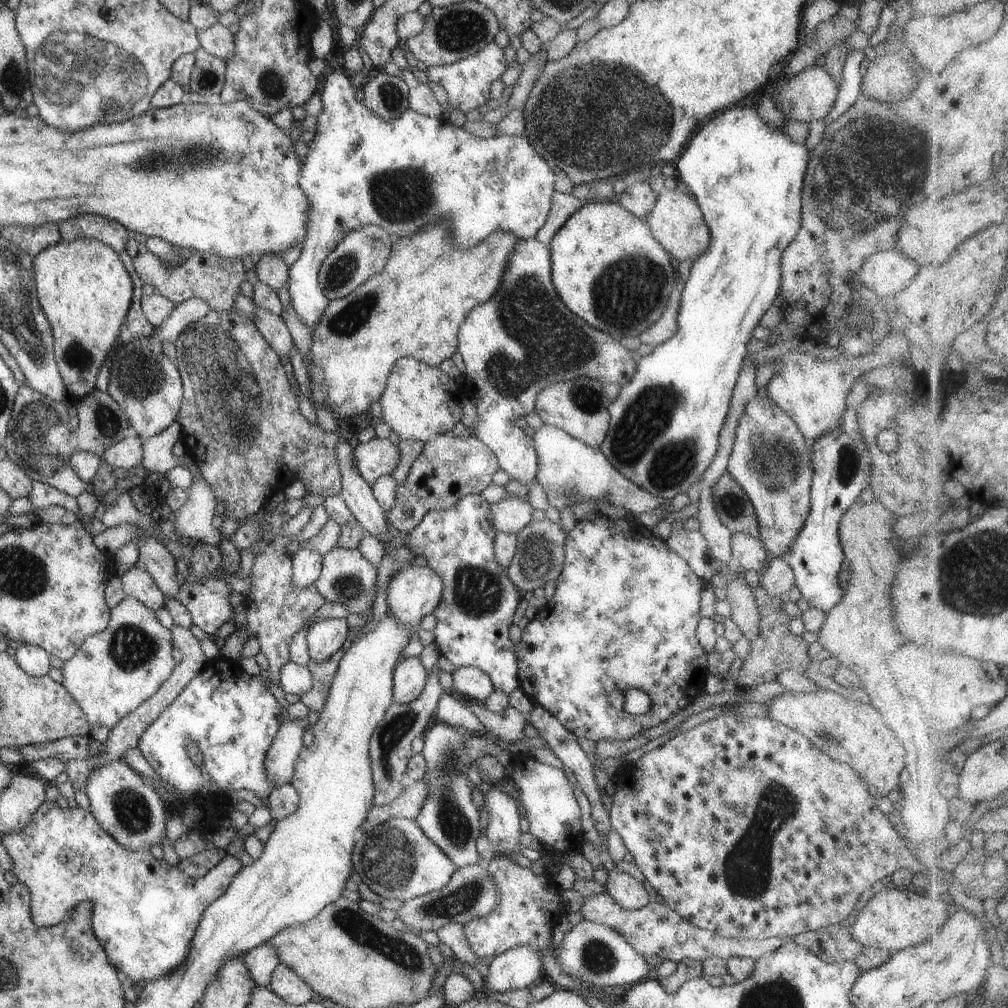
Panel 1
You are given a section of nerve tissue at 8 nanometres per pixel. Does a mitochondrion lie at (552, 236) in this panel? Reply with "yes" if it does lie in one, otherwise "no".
no

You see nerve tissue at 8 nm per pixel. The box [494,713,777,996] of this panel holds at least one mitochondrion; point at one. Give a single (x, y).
(597, 955)

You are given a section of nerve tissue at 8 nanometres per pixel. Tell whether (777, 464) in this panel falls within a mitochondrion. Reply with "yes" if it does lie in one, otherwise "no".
yes

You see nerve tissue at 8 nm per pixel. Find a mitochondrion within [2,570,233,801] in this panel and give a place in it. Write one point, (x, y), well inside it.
(132, 648)

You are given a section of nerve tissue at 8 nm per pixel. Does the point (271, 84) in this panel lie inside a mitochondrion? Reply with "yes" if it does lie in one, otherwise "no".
yes

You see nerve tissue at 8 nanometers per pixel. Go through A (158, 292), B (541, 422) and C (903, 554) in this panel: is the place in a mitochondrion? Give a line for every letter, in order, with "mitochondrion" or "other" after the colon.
A: other
B: other
C: other

